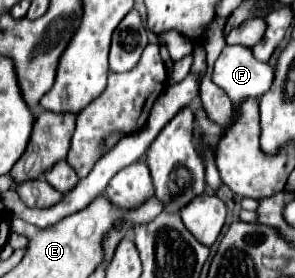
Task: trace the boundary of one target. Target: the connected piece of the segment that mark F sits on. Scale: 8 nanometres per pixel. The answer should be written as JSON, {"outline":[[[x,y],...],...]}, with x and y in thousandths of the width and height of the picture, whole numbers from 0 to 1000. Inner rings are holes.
{"outline":[[[763,162],[722,241],[722,291],[749,320],[769,327],[769,342],[783,349],[790,371],[837,356],[837,349],[885,356],[885,342],[898,342],[898,327],[912,327],[912,313],[925,299],[925,270],[932,270],[925,234],[871,219],[844,169],[803,169],[803,162]]]}

